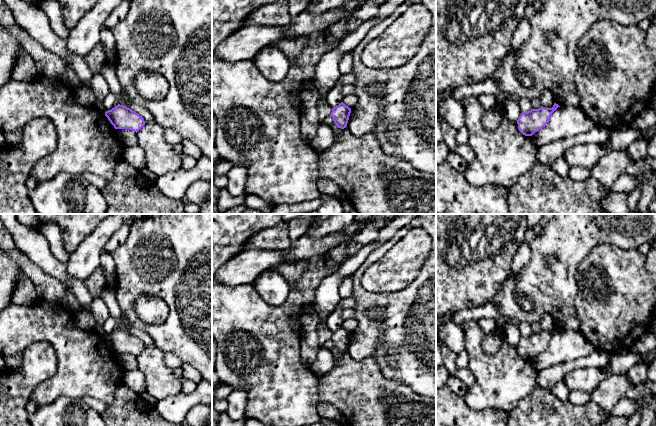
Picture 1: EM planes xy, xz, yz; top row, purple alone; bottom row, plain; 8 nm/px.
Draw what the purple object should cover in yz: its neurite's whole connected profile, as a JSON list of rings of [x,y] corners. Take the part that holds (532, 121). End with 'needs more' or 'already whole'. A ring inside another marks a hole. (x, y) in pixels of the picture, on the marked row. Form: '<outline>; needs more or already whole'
[[[554,103],[552,108],[541,106],[539,109],[531,109],[528,112],[522,112],[517,120],[519,131],[525,136],[532,136],[548,123],[552,113],[560,107]]]; already whole

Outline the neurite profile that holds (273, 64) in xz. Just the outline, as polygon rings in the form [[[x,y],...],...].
[[[273,46],[264,47],[255,57],[254,64],[261,74],[270,81],[282,81],[290,68],[290,60]]]

